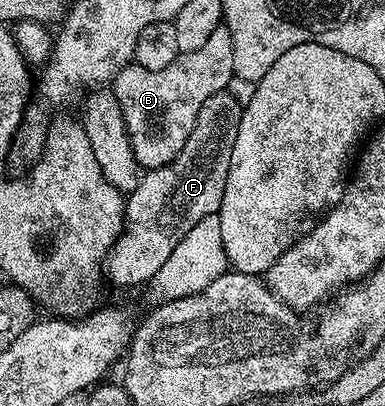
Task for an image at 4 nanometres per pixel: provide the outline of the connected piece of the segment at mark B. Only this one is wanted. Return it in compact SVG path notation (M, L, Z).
M224 26L212 31L206 43L198 46L193 52L181 52L170 66L162 70L146 70L141 64L132 62L123 68L114 81L114 91L118 98L118 106L122 110L122 118L126 122L126 130L130 138L130 146L134 150L134 158L141 169L160 168L168 164L186 146L186 138L194 130L194 122L198 118L198 110L206 102L209 94L225 91L228 83L233 83L233 46L232 33Z

